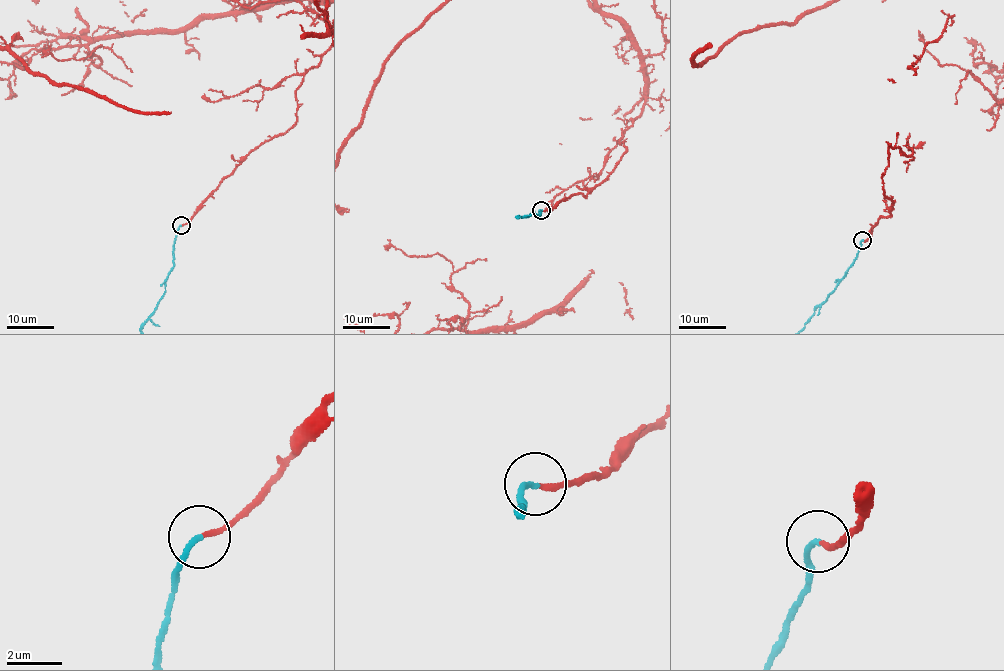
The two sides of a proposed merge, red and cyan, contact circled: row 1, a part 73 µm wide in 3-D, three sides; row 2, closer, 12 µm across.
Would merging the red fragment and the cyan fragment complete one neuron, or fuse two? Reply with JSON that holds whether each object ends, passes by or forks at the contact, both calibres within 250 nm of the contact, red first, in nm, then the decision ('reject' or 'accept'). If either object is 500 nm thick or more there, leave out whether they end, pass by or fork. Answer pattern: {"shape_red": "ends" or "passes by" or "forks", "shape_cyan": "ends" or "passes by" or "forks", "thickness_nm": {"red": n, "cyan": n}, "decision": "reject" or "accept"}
{"shape_red": "ends", "shape_cyan": "ends", "thickness_nm": {"red": 190, "cyan": 200}, "decision": "accept"}

